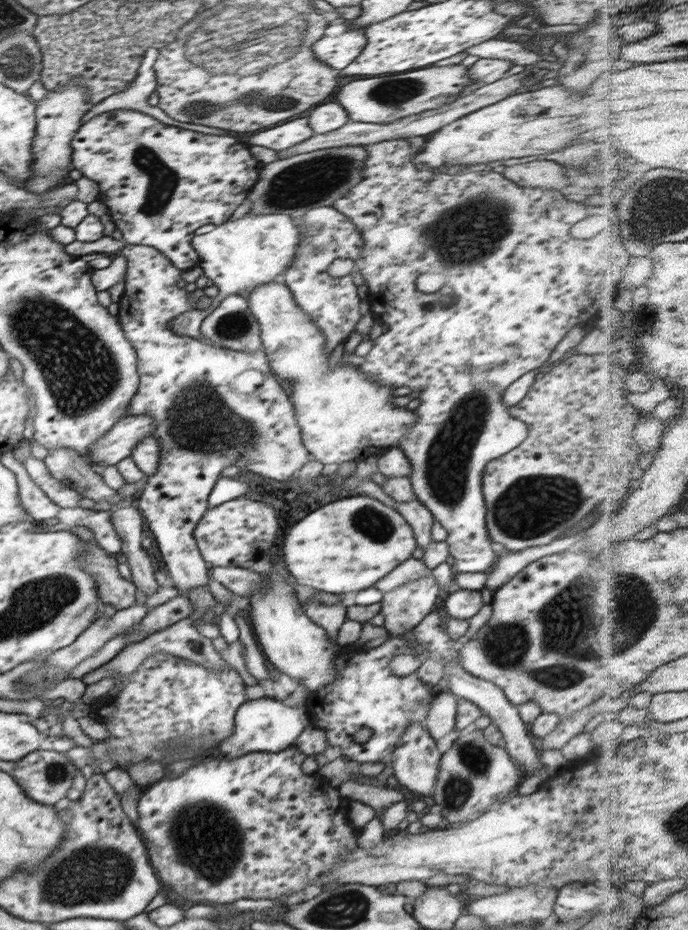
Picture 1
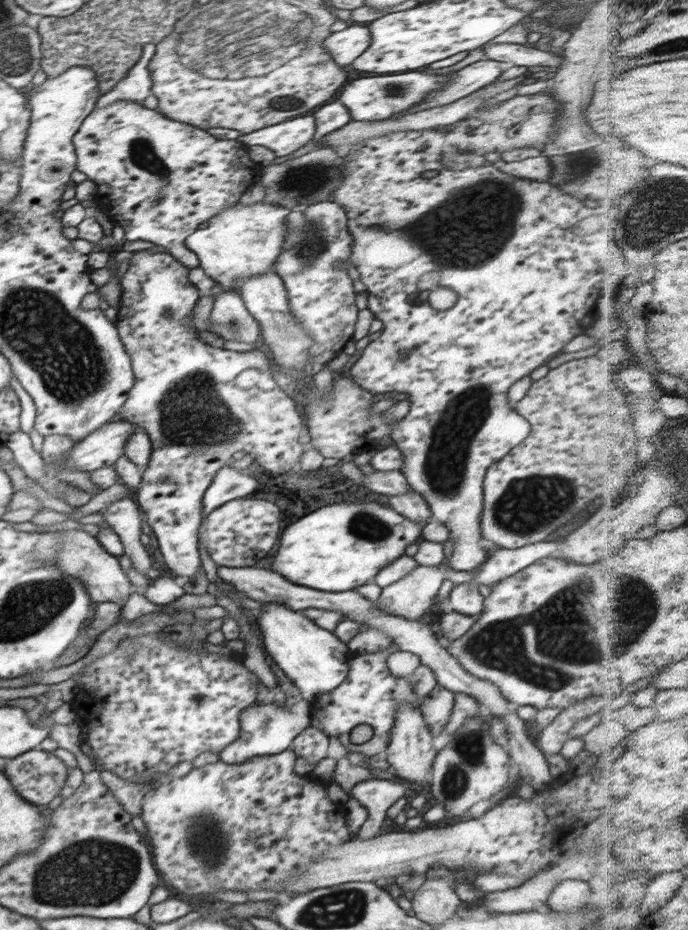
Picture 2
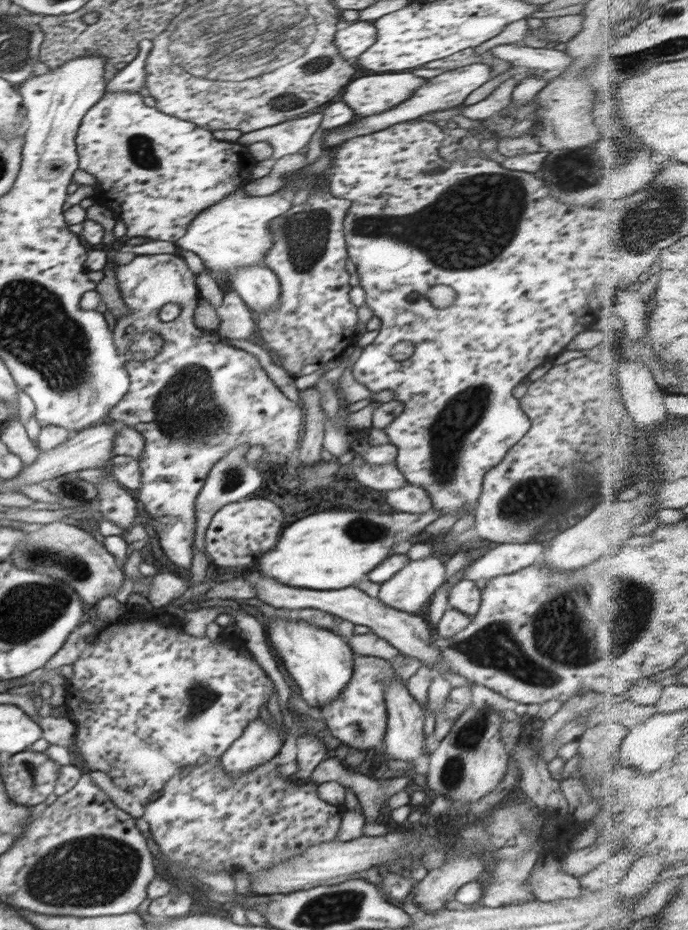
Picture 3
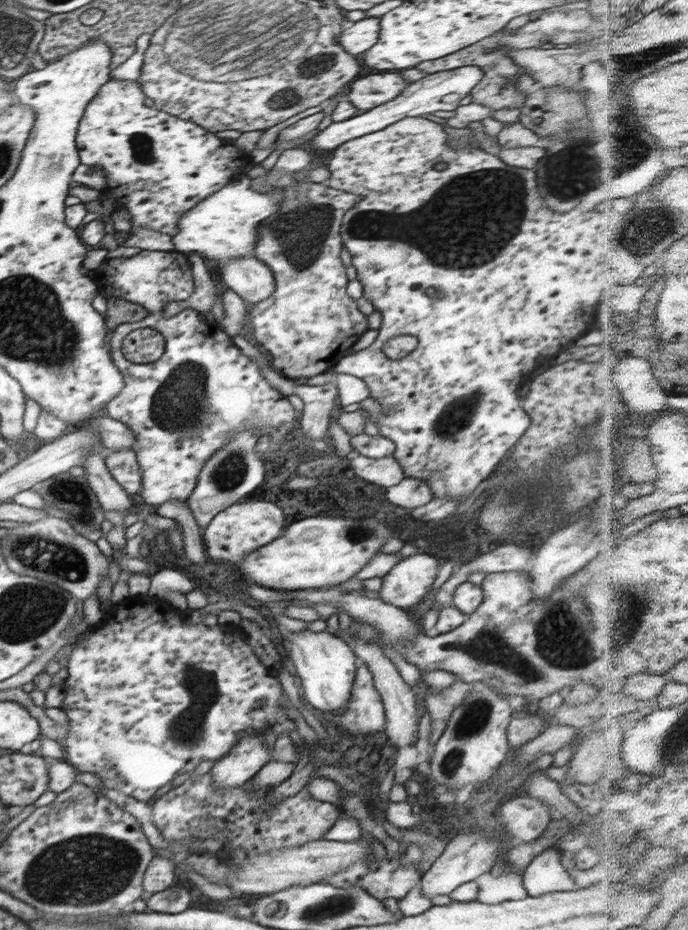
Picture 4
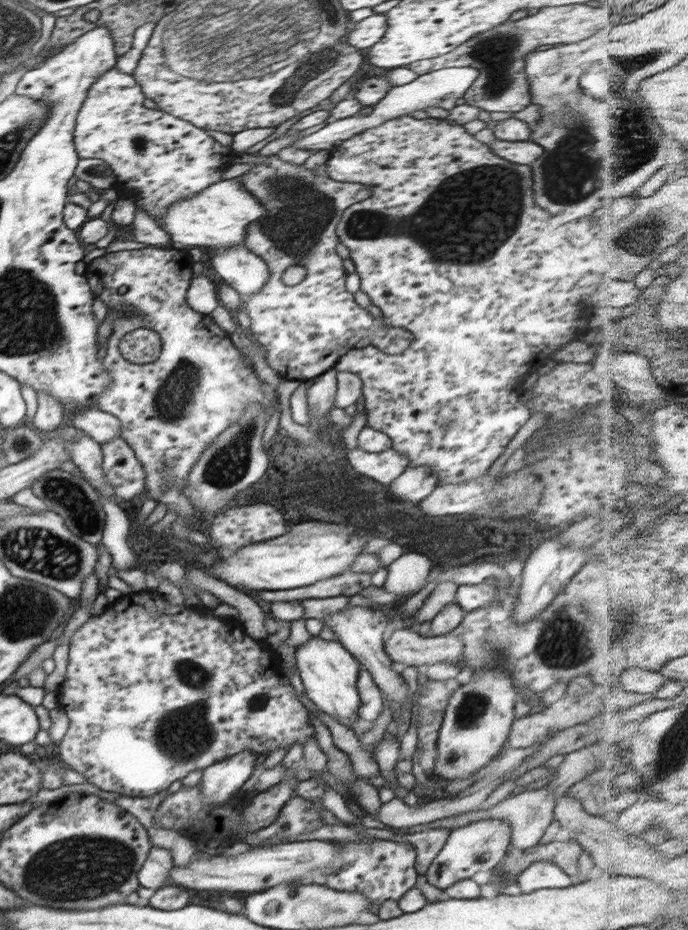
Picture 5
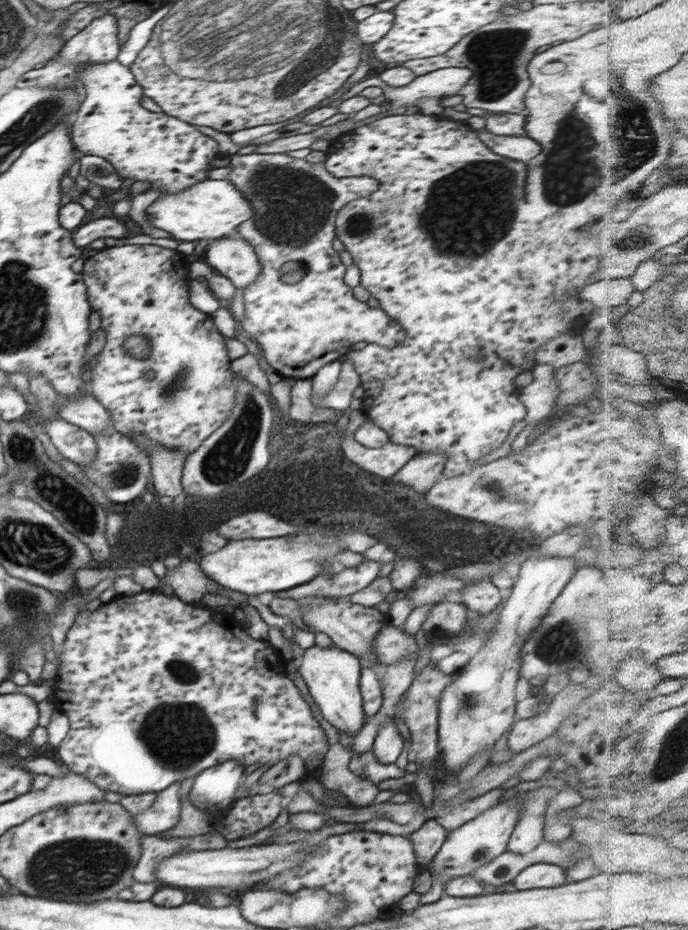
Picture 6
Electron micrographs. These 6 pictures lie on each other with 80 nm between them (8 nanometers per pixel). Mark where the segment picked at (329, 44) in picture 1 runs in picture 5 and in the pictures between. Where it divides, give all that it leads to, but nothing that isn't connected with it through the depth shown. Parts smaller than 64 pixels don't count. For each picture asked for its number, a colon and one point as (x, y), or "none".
2: (344, 47)
3: (351, 42)
4: (365, 33)
5: (369, 31)

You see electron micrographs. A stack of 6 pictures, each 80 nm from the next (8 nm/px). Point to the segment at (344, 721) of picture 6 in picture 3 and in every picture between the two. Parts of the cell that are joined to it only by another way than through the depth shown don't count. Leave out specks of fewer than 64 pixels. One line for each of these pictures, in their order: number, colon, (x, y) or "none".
3: (321, 663)
4: (326, 665)
5: (329, 672)

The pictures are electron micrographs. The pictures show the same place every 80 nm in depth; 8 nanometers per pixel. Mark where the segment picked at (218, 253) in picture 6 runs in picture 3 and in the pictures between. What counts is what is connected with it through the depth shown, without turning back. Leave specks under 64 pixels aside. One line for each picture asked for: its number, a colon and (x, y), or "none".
3: (258, 286)
4: (250, 278)
5: (237, 266)

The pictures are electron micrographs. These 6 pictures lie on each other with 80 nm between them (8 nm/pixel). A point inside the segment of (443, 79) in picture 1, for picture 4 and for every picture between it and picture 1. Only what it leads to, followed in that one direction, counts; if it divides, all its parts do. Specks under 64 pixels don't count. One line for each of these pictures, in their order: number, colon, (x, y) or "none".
2: (376, 98)
3: (369, 95)
4: (375, 90)

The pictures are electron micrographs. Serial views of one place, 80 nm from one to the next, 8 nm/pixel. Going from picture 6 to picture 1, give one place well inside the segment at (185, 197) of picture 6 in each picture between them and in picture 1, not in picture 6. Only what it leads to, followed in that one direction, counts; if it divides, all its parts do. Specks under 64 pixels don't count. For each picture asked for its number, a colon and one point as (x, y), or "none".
1: (238, 255)
2: (240, 242)
3: (234, 233)
4: (225, 225)
5: (218, 217)

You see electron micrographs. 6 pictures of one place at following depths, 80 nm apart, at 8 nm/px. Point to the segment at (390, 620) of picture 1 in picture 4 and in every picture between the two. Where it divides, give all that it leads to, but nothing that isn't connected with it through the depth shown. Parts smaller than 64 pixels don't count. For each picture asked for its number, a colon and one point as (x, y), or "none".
2: (411, 597)
3: (409, 589)
4: (407, 583)

